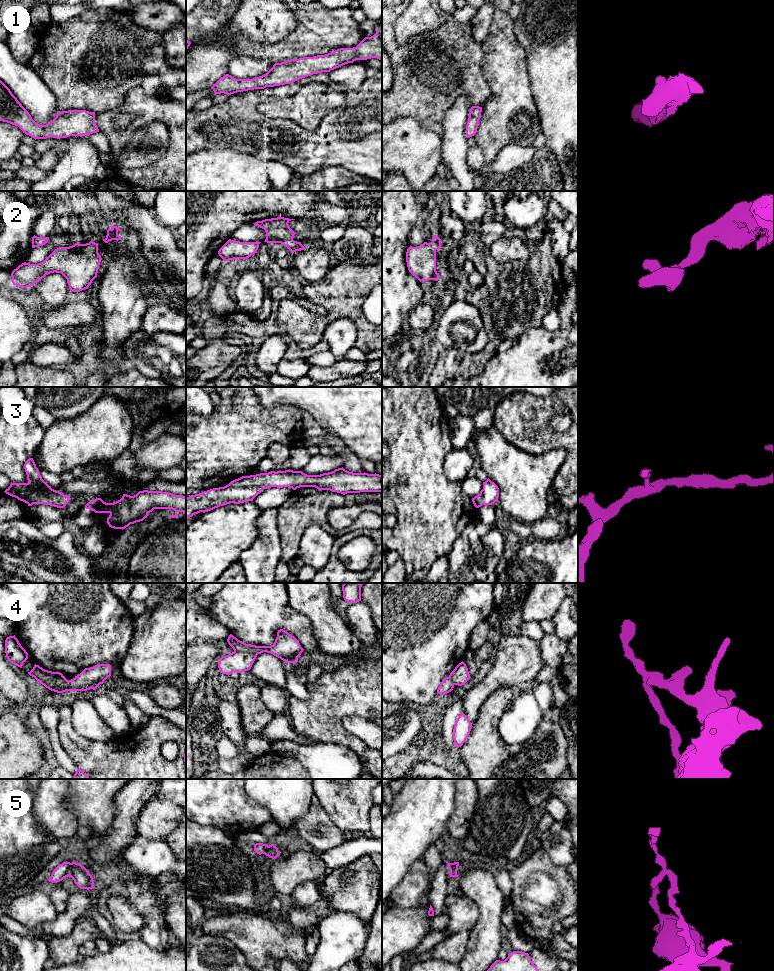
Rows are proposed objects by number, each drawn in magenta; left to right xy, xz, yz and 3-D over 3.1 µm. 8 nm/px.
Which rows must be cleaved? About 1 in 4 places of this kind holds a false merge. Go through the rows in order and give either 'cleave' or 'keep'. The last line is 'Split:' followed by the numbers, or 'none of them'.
1: keep
2: keep
3: keep
4: cleave
5: cleave
Split: 4, 5

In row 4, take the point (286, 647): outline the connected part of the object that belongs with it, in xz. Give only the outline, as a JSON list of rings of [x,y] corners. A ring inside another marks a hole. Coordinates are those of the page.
[[[283,629],[278,630],[275,642],[271,646],[256,646],[246,644],[238,640],[232,634],[229,635],[227,642],[234,651],[248,652],[257,655],[263,652],[267,652],[287,663],[295,664],[298,662],[298,657],[304,650],[301,647],[299,641]]]

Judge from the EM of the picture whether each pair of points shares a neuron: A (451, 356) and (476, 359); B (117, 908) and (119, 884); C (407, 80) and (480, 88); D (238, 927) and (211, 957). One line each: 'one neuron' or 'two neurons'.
A: one neuron
B: two neurons
C: one neuron
D: two neurons

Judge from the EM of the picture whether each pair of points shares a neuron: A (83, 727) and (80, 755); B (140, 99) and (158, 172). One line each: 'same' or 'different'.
A: different
B: same

